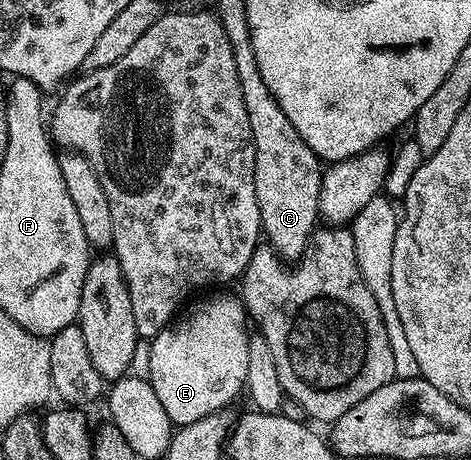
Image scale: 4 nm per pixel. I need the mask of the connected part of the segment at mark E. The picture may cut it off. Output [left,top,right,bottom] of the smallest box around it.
[148,291,250,426]

